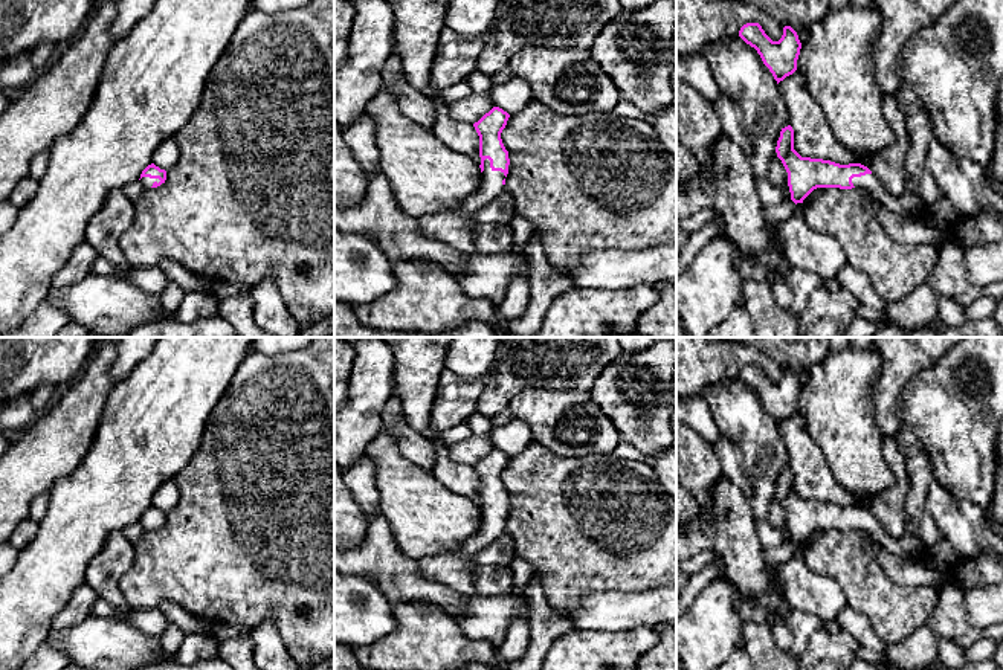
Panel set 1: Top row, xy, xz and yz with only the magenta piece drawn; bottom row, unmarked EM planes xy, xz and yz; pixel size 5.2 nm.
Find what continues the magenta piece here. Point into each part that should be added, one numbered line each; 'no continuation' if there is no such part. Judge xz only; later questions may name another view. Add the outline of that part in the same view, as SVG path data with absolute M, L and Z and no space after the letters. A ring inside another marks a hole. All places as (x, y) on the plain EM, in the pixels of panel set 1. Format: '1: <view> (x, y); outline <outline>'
1: xz (455, 570); outline M484 502L482 527L458 551L437 556L424 556L417 560L420 575L469 597L478 592L475 585L473 556L482 548L492 545L502 533L504 514L493 513L490 502Z

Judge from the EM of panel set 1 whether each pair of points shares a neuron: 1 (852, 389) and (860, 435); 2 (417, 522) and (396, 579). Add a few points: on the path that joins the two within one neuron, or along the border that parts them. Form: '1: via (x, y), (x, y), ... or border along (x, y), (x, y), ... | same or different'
1: via (852, 400), (852, 425) | same
2: border along (388, 524), (397, 547), (416, 560) | different

